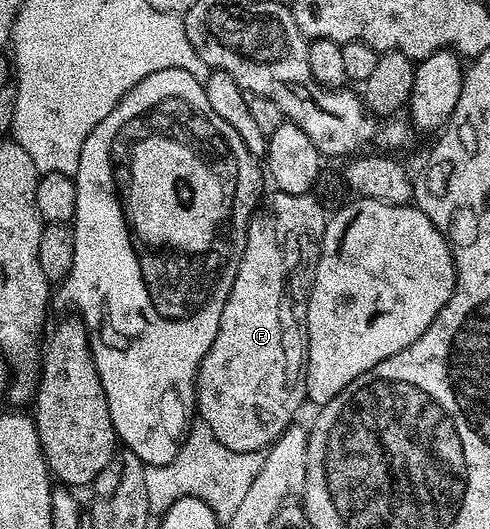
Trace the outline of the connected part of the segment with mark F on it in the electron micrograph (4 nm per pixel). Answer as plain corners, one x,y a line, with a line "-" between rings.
271,191
271,194
264,196
258,202
257,208
251,214
250,221
247,222
247,238
245,239
245,249
241,255
241,263
237,267
237,275
233,279
233,287
229,291
229,299
225,303
225,309
221,311
221,321
217,327
216,338
213,345
205,355
205,359
199,365
199,374
195,377
195,408
197,417
202,424
213,431
213,435
229,451
241,451
242,453
258,453
270,447
276,439
296,420
295,412
302,405
305,405
307,388
303,382
305,376
305,305
308,286
312,277
315,276
315,264
319,262
319,244
323,242
323,232
327,226
329,216
328,210
323,210
321,202
311,193
301,195
289,195

